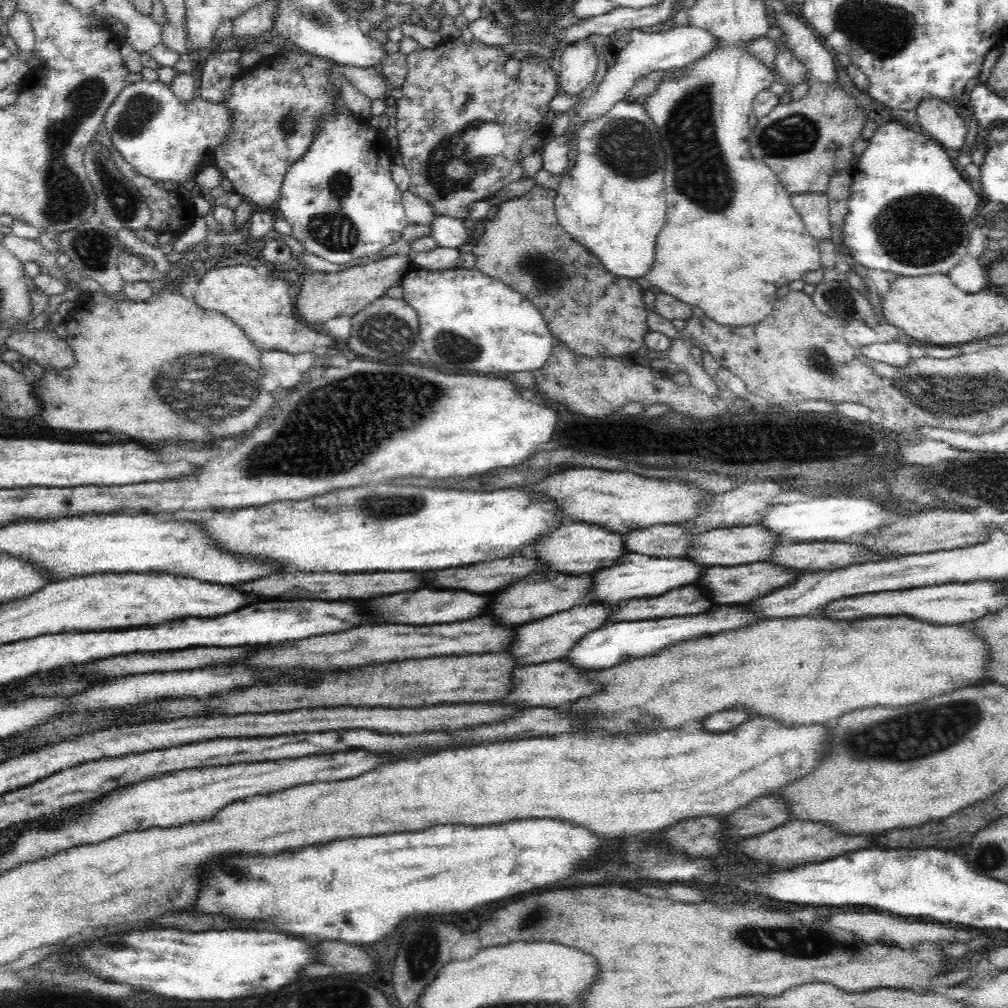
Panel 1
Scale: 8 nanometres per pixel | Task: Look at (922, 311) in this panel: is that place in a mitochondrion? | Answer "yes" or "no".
no

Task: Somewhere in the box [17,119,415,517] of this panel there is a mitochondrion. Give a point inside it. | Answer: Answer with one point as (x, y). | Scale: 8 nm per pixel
(208, 387)

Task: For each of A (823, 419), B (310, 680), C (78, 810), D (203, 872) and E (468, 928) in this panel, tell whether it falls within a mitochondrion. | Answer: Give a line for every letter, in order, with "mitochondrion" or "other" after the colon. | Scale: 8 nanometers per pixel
A: other
B: other
C: other
D: other
E: other

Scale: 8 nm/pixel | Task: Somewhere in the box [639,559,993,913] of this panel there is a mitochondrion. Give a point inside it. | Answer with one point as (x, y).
(916, 735)

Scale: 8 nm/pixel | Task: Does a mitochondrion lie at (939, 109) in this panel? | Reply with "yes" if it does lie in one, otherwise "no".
no

